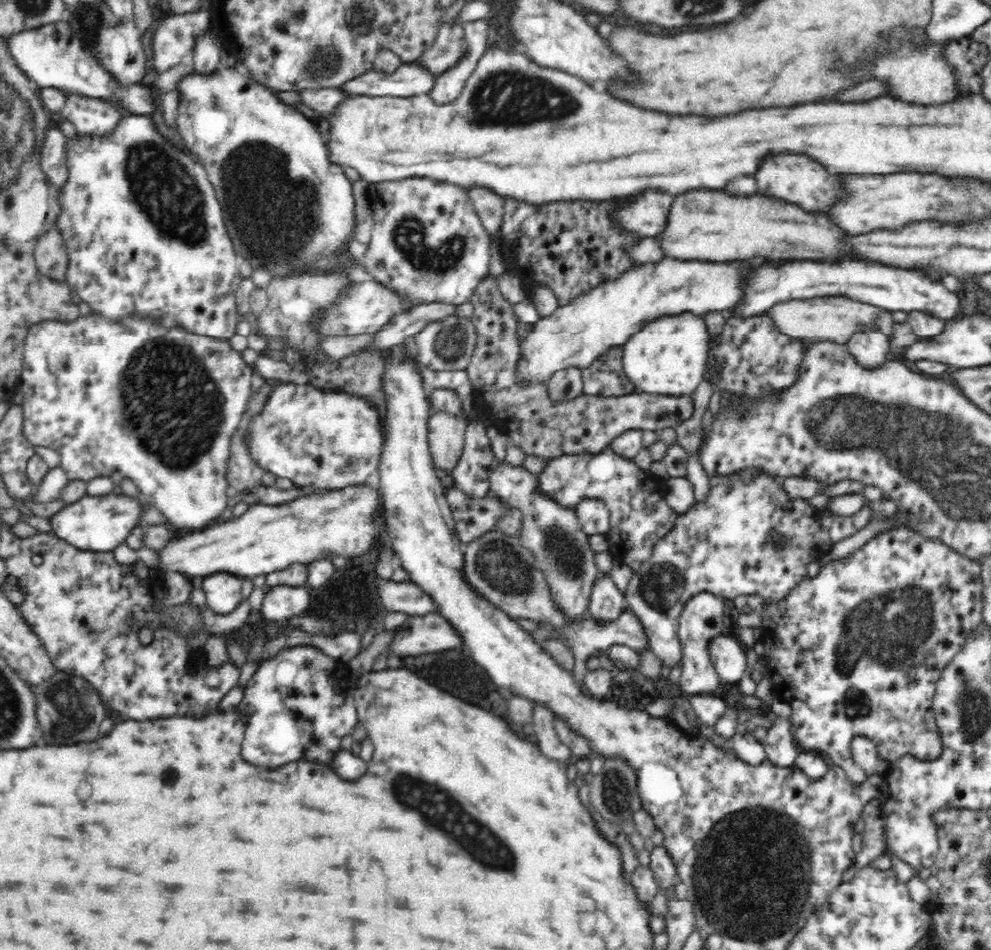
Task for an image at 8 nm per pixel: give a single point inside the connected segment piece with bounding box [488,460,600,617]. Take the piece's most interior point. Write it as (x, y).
(554, 534)

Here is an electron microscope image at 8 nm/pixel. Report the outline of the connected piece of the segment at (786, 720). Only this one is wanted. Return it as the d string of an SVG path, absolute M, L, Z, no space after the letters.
M774 698L772 705L766 710L772 710L776 714L776 716L771 716L774 724L767 730L765 738L761 741L767 758L778 766L792 767L801 749L796 744L796 738L793 735L790 705Z

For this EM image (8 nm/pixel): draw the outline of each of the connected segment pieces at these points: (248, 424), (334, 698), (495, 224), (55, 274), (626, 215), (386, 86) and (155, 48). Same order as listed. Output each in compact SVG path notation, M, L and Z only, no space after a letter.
M275 382L262 402L262 408L246 417L242 425L242 442L250 462L278 479L290 479L296 487L342 491L367 486L370 479L377 477L383 451L383 433L378 414L362 399L344 392L326 394L326 391L305 383Z
M290 648L273 656L264 656L244 687L242 701L234 710L245 726L242 756L246 756L252 764L266 768L276 768L294 760L330 762L330 754L336 758L341 751L342 738L352 734L355 724L359 722L353 698L346 694L344 686L346 682L336 672L334 658L322 654L322 650Z
M472 190L469 195L486 231L498 237L504 226L506 198L486 190Z
M50 232L34 251L40 274L51 281L66 284L70 255L61 234Z
M644 188L629 197L618 198L608 210L608 221L615 230L636 240L654 238L663 227L673 195L656 188Z
M403 63L394 72L384 72L378 68L366 68L366 72L352 76L338 84L338 89L348 96L415 96L429 92L434 84L434 76L422 67Z
M208 12L171 14L160 20L152 36L152 70L166 72L192 50L194 38L213 26Z

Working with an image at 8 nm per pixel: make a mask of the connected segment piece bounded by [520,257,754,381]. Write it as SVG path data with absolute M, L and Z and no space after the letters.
M664 259L633 265L616 277L575 296L533 324L524 341L523 378L549 381L557 370L590 366L612 347L621 348L629 338L658 319L684 314L704 318L710 314L731 314L748 300L746 278L754 262L680 262Z

